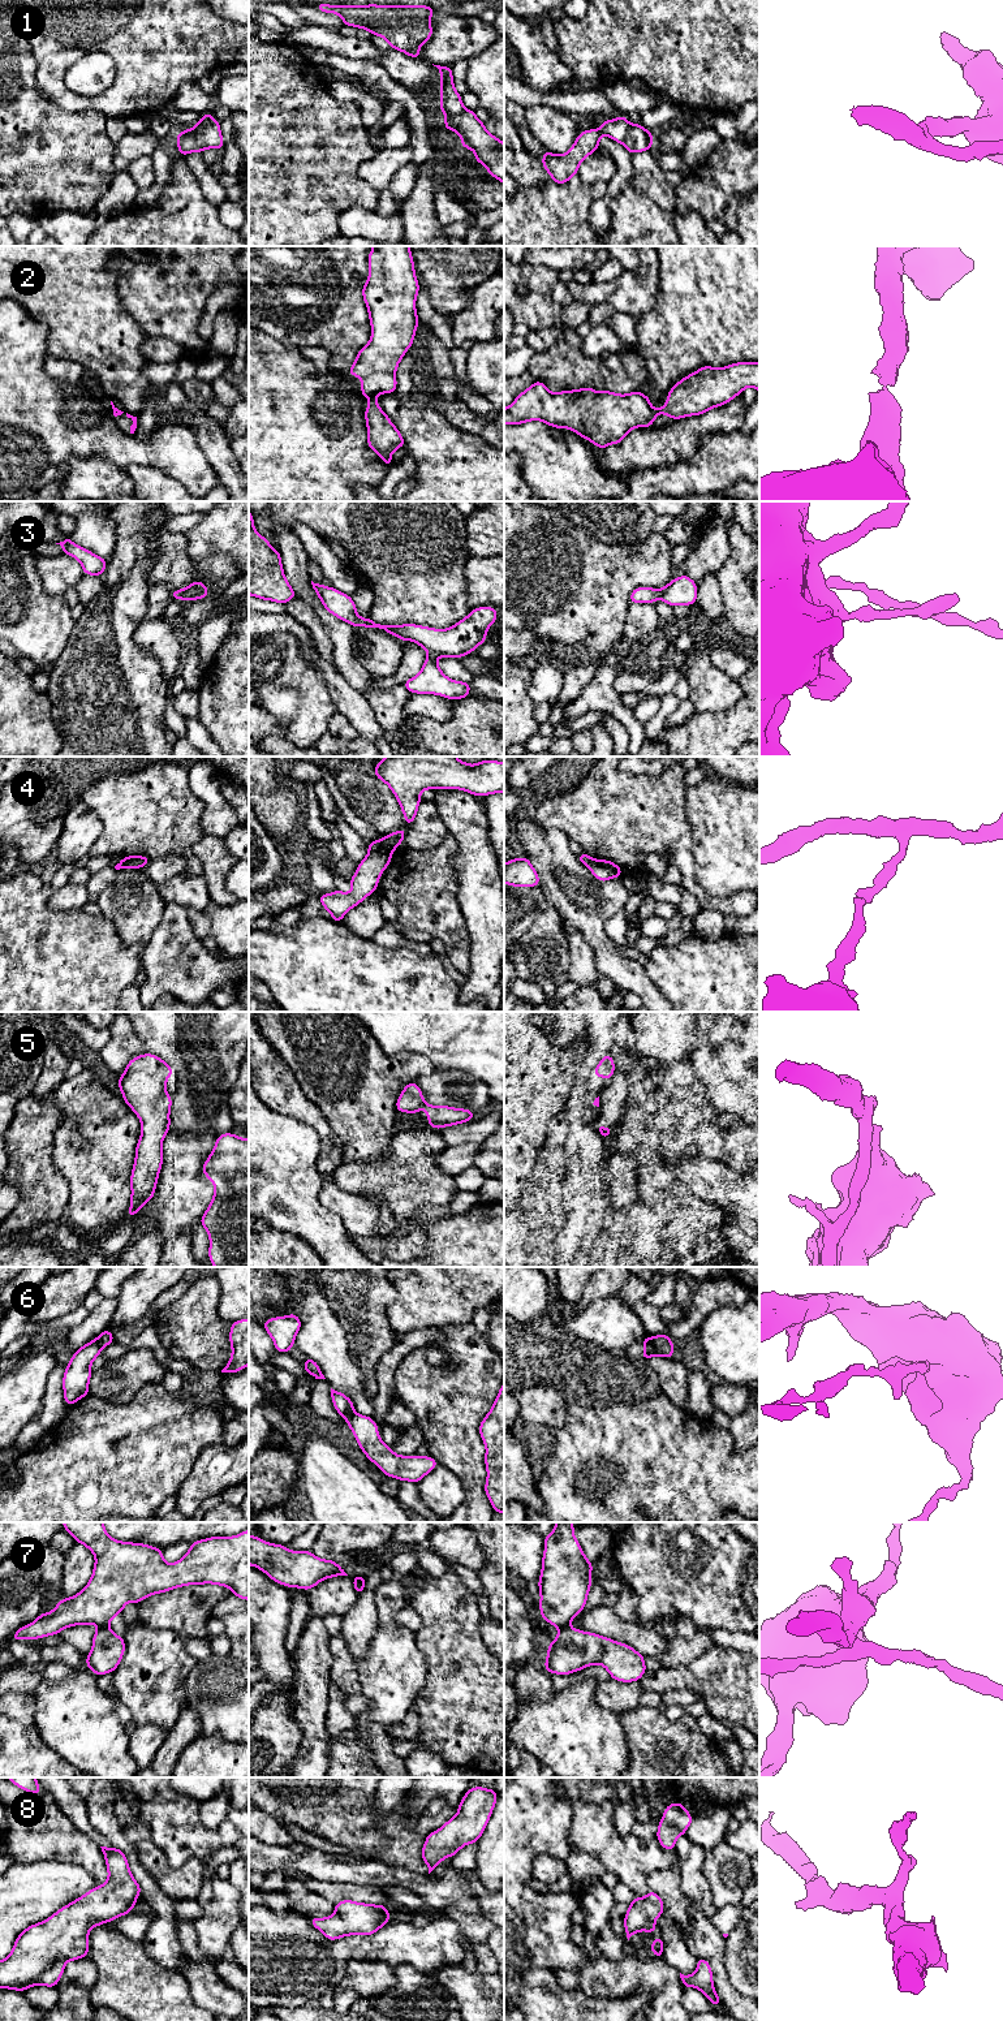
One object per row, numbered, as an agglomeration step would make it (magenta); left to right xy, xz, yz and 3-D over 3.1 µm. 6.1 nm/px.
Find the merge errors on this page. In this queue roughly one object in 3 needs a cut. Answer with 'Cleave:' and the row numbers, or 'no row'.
Cleave: 1, 3, 4, 5, 6, 7

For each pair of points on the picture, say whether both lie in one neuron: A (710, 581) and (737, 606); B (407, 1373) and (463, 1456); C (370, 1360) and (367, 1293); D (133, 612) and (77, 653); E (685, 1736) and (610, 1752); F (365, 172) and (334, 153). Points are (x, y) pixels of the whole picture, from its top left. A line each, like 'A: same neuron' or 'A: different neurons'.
A: different neurons
B: same neuron
C: same neuron
D: same neuron
E: different neurons
F: different neurons

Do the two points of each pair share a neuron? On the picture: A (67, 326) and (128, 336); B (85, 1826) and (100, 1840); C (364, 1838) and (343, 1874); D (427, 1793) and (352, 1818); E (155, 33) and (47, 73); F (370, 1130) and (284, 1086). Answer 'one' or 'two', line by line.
A: one
B: one
C: two
D: two
E: one
F: two

